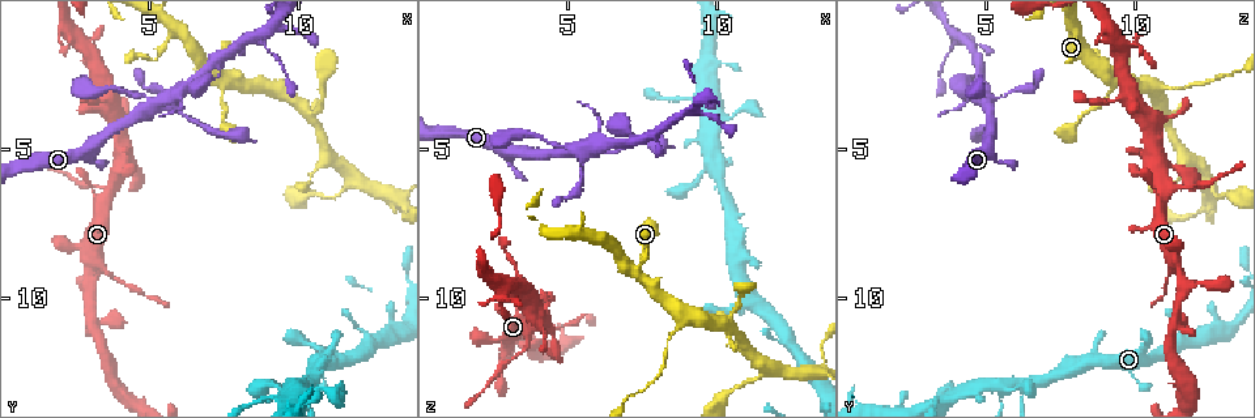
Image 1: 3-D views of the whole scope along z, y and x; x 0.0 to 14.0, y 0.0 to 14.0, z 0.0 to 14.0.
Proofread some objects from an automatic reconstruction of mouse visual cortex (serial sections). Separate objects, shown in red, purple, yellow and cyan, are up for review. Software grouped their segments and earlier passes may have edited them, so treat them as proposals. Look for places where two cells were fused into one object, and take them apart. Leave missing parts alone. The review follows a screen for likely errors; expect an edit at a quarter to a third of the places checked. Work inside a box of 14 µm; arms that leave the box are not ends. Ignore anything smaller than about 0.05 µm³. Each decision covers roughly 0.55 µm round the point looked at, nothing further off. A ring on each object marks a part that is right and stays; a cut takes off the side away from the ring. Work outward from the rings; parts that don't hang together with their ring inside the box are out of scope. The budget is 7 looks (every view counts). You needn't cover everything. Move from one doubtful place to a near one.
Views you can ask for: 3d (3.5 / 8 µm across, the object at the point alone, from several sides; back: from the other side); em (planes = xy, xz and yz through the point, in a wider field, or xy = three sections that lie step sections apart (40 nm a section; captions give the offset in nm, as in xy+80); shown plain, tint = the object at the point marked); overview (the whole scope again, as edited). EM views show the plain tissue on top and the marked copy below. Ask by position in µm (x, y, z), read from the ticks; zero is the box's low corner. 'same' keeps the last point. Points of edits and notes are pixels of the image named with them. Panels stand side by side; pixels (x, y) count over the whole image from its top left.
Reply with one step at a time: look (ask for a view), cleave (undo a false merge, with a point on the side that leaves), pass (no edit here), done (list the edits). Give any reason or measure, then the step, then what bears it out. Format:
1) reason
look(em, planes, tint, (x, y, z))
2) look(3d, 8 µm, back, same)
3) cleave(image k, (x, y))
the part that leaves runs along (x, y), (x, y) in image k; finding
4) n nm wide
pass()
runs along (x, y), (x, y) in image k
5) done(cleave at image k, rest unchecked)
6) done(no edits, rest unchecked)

sudden change in width
look(3d, 3.5 µm, (6.2, 2.8, 4.7))

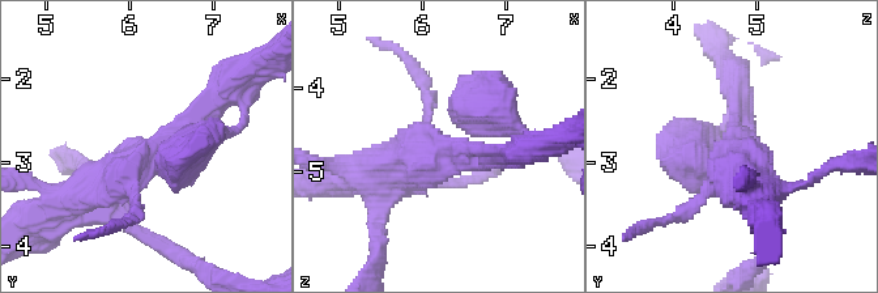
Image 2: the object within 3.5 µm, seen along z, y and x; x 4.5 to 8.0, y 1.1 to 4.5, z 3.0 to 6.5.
look(em, xy, step 5, tint, (6.25, 2.90, 4.80))

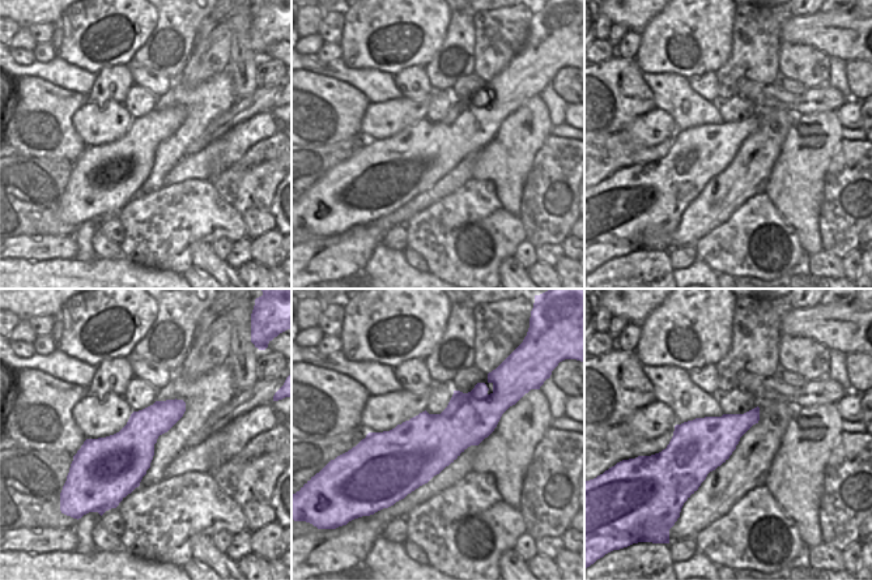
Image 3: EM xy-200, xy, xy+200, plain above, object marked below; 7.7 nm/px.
480 nm wide
pass()
runs along (59, 203), (115, 179), (204, 114) in image 2; continuous, no second cell

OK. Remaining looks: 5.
four or more arms meet
look(3d, 3.5 µm, (7.4, 2.4, 9.0))

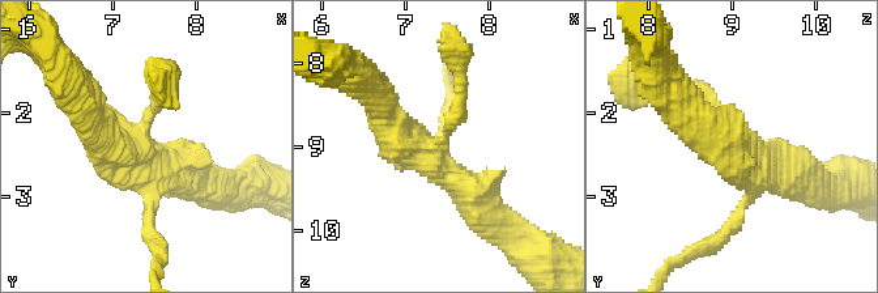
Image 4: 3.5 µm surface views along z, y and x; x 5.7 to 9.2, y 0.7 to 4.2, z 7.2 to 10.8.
4 arms; arms of 200, 200, 400, 450 nm
look(em, xy, step 5, tint, (7.30, 2.30, 9.05))

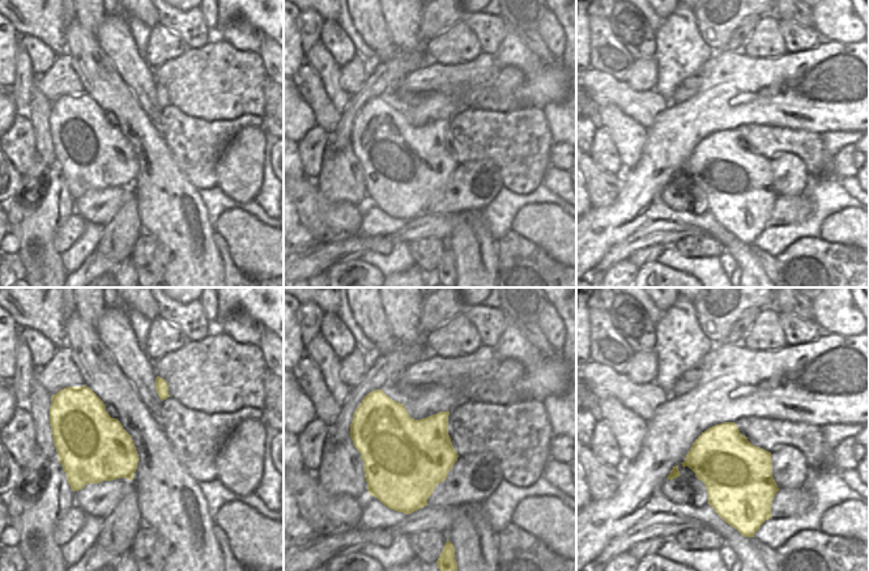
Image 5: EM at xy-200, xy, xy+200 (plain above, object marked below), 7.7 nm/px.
pass()
runs along (682, 88), (796, 172) in image 4; continuous, no second cell

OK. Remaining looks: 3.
small branch off a trunk
look(3d, 3.5 µm, back, (8.7, 2.9, 10.7))

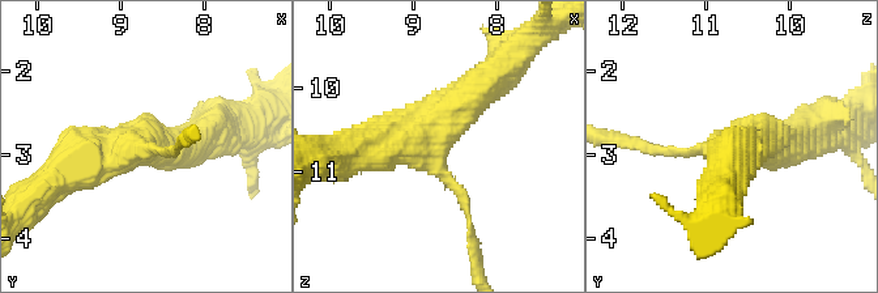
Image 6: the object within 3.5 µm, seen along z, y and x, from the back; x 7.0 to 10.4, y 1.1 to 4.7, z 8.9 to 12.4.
3 arms; arms of 150, 450, 500 nm
look(em, xy, step 5, tint, (8.85, 2.90, 10.80))

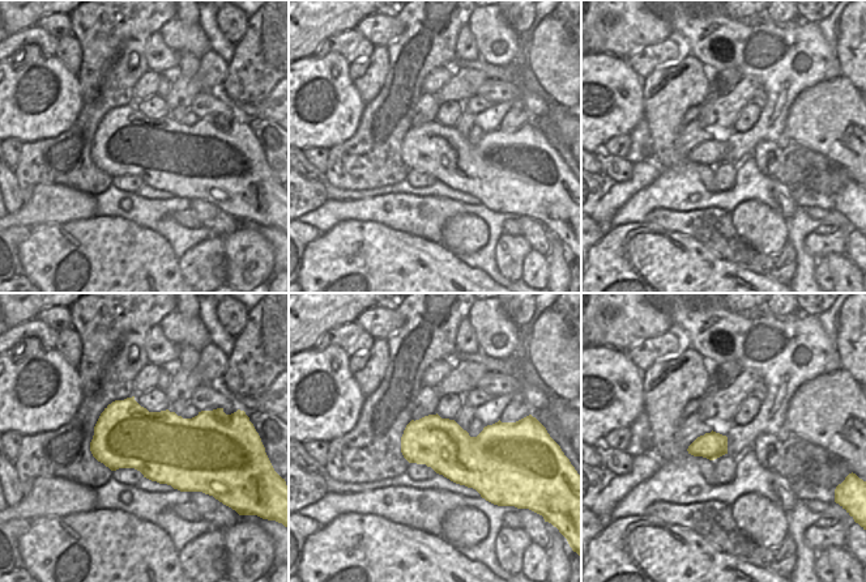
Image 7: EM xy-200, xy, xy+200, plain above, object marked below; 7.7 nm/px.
cleave(image 6, (646, 149))
the part that leaves runs along (685, 151), (621, 143) in image 6; two cells meet here

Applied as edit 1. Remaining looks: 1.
done(cleave at image 6, rest unchecked)

